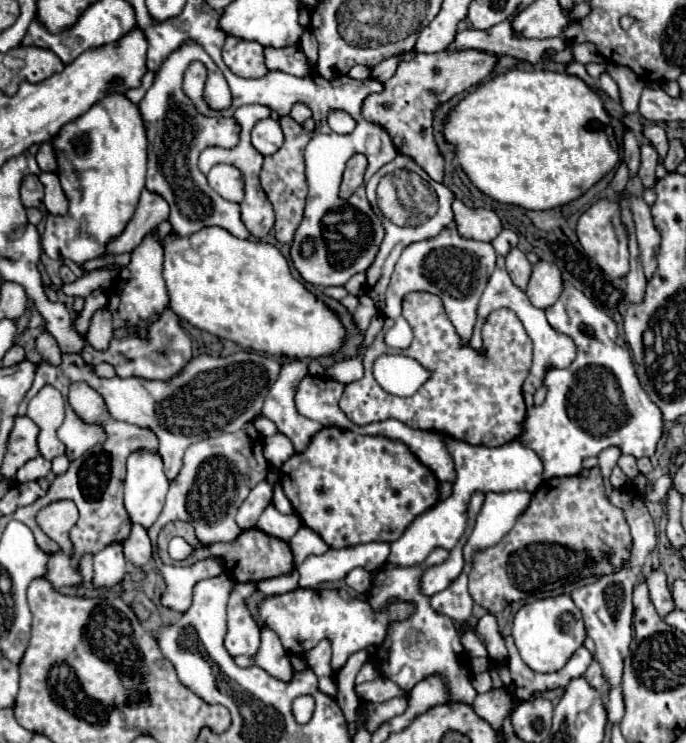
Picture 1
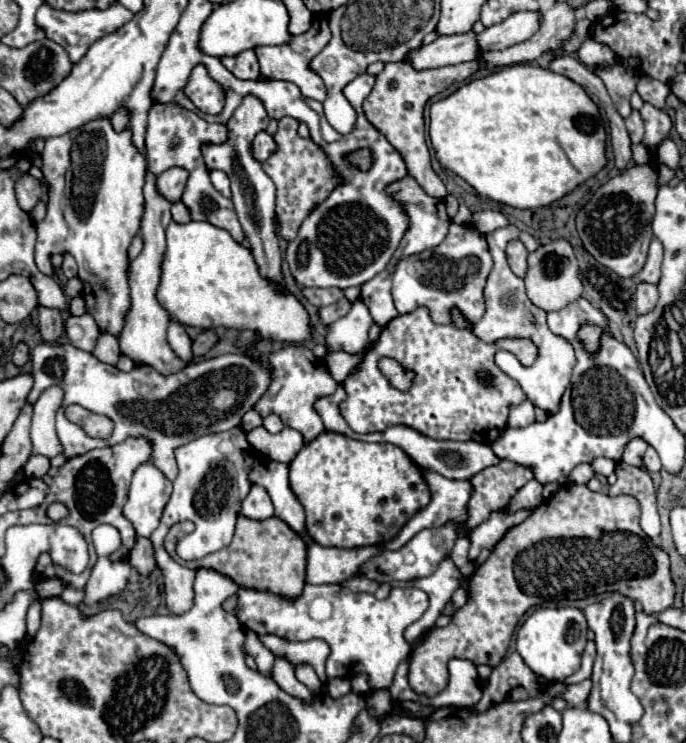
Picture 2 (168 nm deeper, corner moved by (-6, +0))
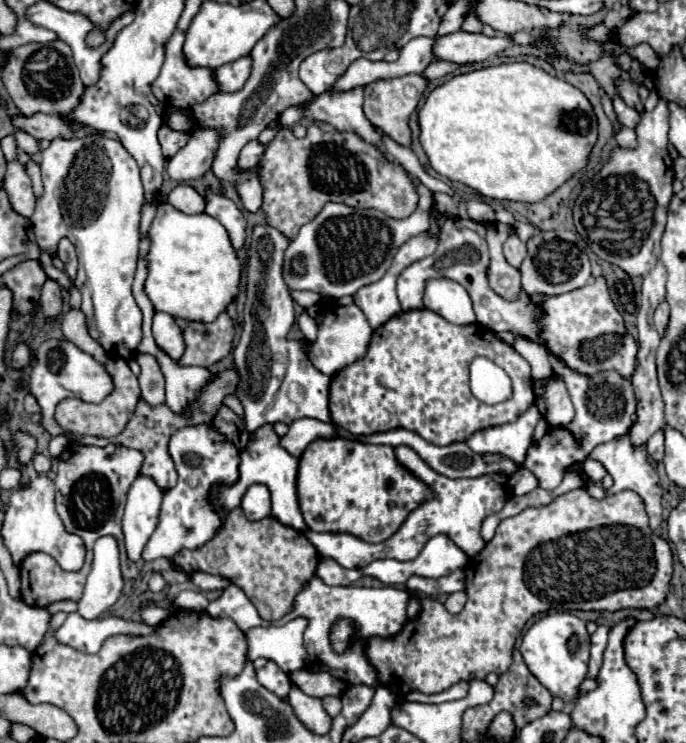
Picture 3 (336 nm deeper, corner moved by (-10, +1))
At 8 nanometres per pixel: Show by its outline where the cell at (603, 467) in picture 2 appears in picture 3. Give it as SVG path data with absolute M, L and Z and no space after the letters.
M586 459L586 461L584 461L582 473L586 473L586 477L588 477L590 481L594 481L594 483L602 483L602 477L606 475L602 463L596 463L594 459Z

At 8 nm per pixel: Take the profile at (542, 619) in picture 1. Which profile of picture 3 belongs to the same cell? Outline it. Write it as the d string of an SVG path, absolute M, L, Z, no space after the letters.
M548 613L538 619L522 637L520 653L530 673L552 693L552 697L570 703L580 695L580 683L588 677L590 635L586 623L572 613Z

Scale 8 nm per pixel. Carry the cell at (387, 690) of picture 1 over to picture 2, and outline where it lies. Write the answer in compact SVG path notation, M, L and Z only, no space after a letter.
M330 678L326 684L326 690L332 698L340 698L340 696L352 692L352 686L350 686L348 678Z

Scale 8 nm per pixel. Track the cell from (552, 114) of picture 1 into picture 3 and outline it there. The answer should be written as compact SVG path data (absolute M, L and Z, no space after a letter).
M500 63L500 65L494 65L494 67L482 67L482 69L474 69L470 73L460 73L460 75L454 75L452 79L444 81L442 85L438 85L428 97L426 97L426 103L422 105L422 109L418 111L418 125L420 125L420 135L418 135L418 141L430 161L430 167L442 175L442 177L448 177L450 181L460 181L464 185L468 185L470 189L478 191L480 195L484 197L490 197L490 199L508 199L508 201L524 201L524 203L536 203L536 201L542 201L544 197L548 197L552 191L556 191L564 181L568 181L576 171L580 171L586 161L588 161L588 155L596 143L596 137L598 137L598 129L596 129L596 115L592 111L592 105L588 103L586 95L572 87L570 83L566 83L564 79L556 79L556 77L550 77L544 69L538 69L530 63Z

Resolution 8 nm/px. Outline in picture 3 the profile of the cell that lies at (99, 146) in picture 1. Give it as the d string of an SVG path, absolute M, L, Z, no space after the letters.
M92 135L84 139L54 139L48 149L42 151L42 183L44 193L36 199L36 211L30 217L36 243L54 255L62 237L68 237L78 253L78 275L74 287L92 301L92 313L88 317L88 333L96 339L110 357L134 359L136 347L142 339L142 313L132 299L132 279L138 263L140 243L140 207L144 205L144 189L140 181L140 169L132 155L118 139L104 135Z

